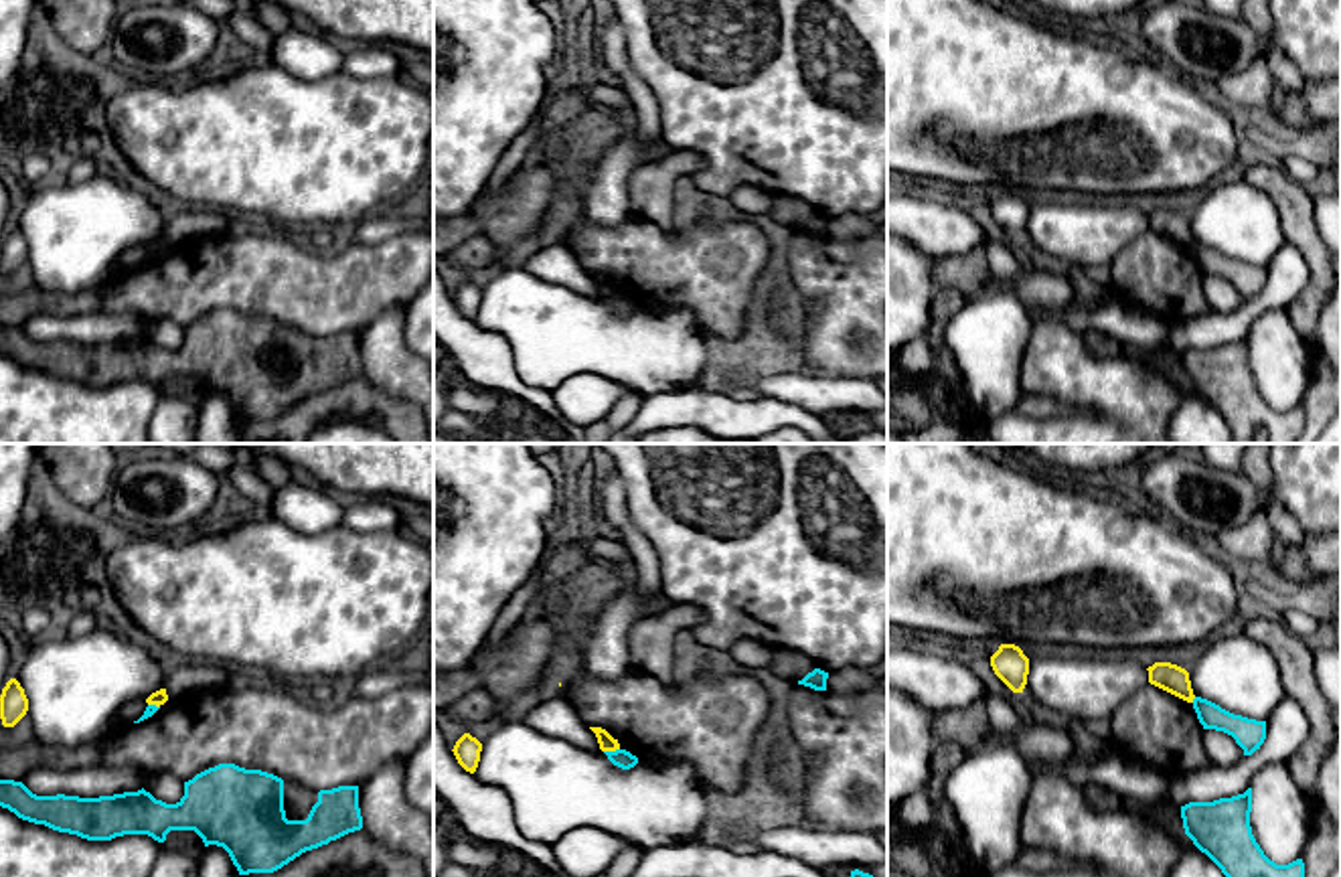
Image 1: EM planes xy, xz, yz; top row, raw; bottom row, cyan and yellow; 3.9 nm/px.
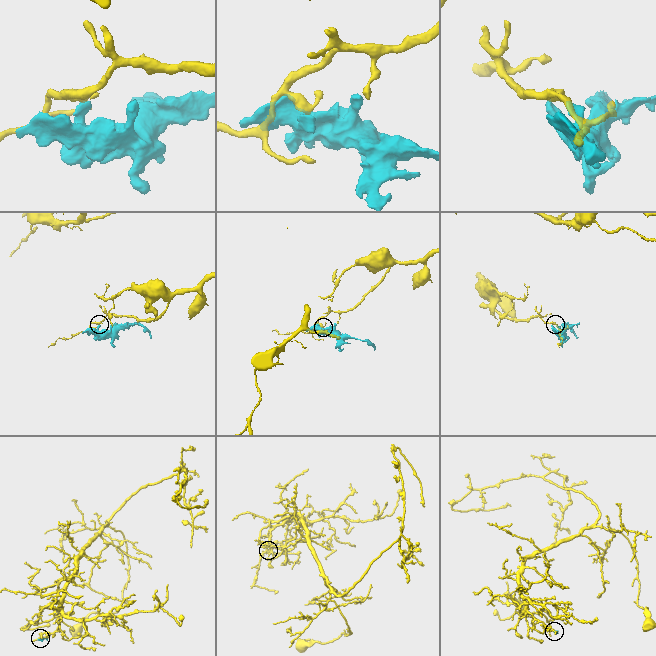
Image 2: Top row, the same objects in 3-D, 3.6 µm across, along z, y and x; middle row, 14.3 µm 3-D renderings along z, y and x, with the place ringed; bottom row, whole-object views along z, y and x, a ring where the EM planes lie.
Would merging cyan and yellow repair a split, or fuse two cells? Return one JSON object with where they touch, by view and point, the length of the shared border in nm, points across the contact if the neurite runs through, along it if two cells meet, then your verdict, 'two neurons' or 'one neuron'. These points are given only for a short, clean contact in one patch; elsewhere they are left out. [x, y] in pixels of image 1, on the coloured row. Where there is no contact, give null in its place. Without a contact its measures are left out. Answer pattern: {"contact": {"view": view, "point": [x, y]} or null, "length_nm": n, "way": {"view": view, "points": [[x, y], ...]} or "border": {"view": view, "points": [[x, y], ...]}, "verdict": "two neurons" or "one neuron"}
{"contact": {"view": "xz", "point": [610, 752]}, "length_nm": 70, "border": {"view": "xz", "points": [[618, 748], [604, 752]]}, "verdict": "two neurons"}

